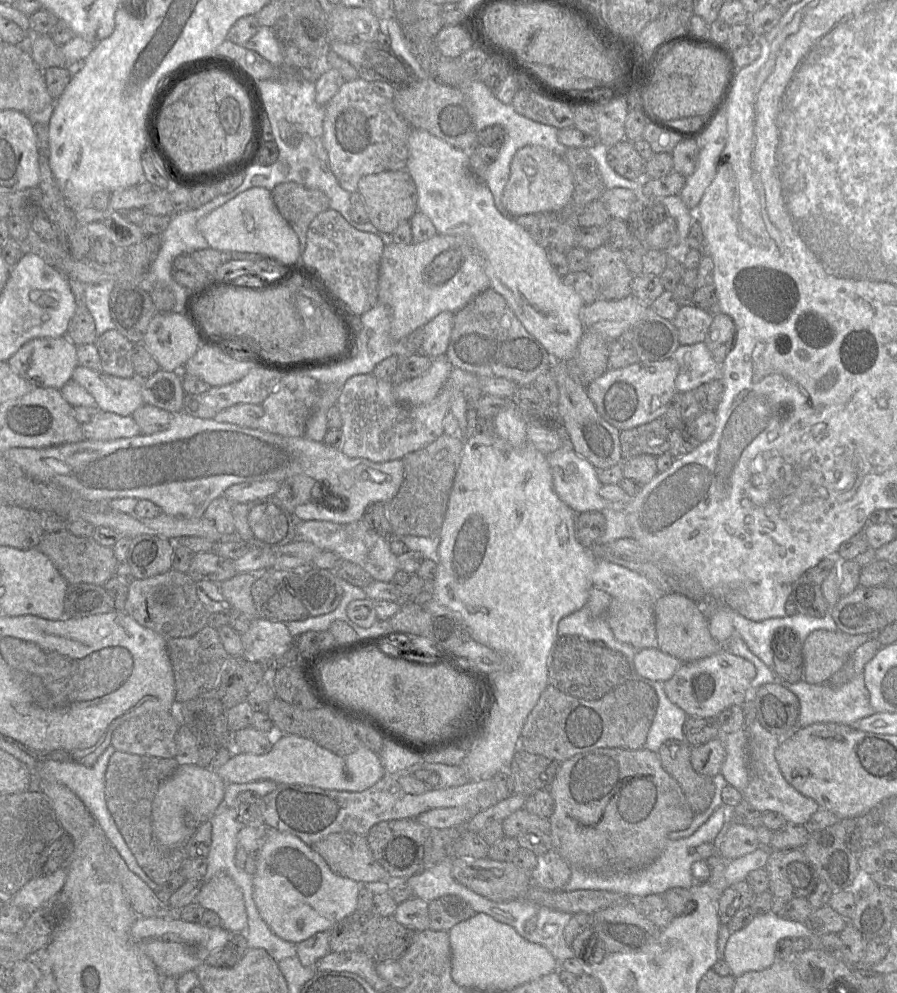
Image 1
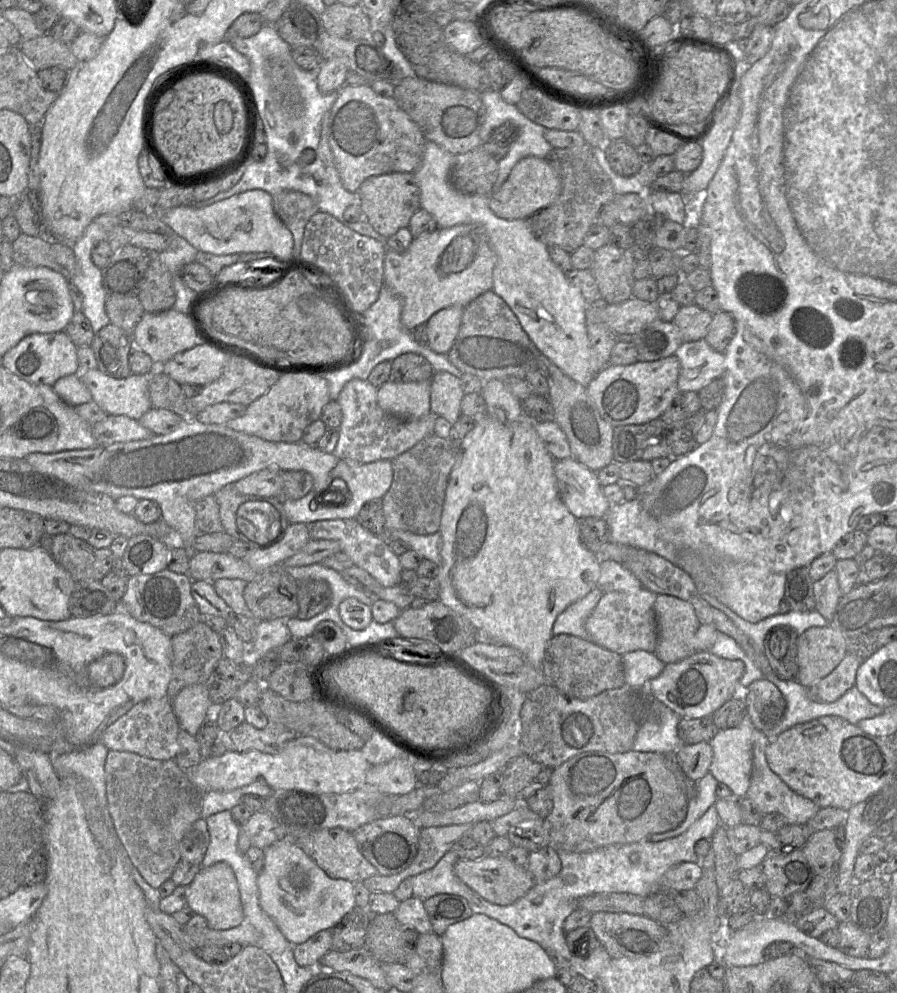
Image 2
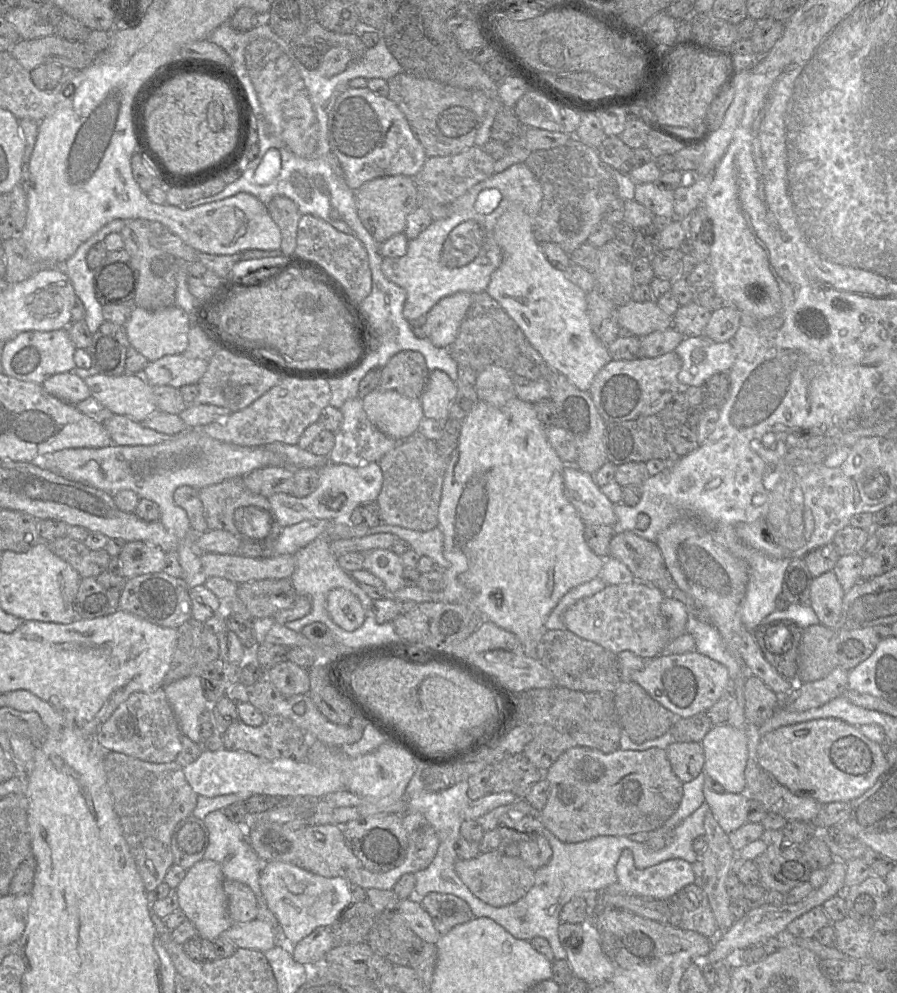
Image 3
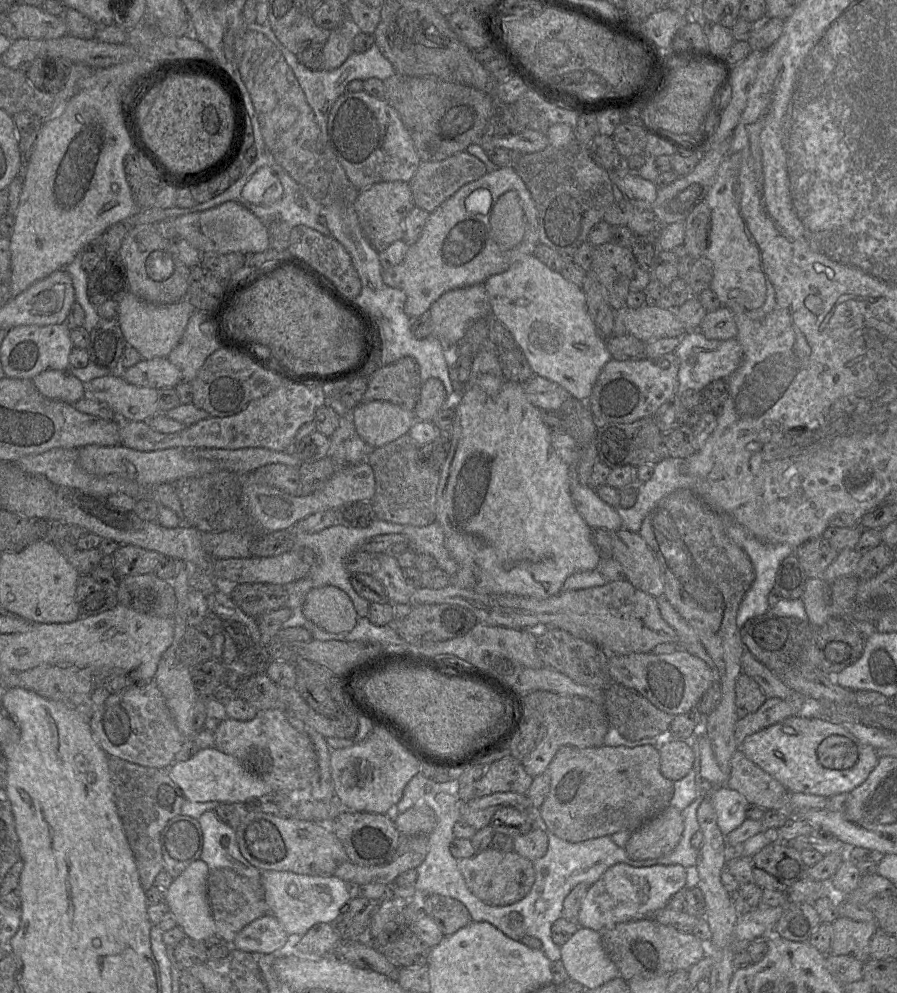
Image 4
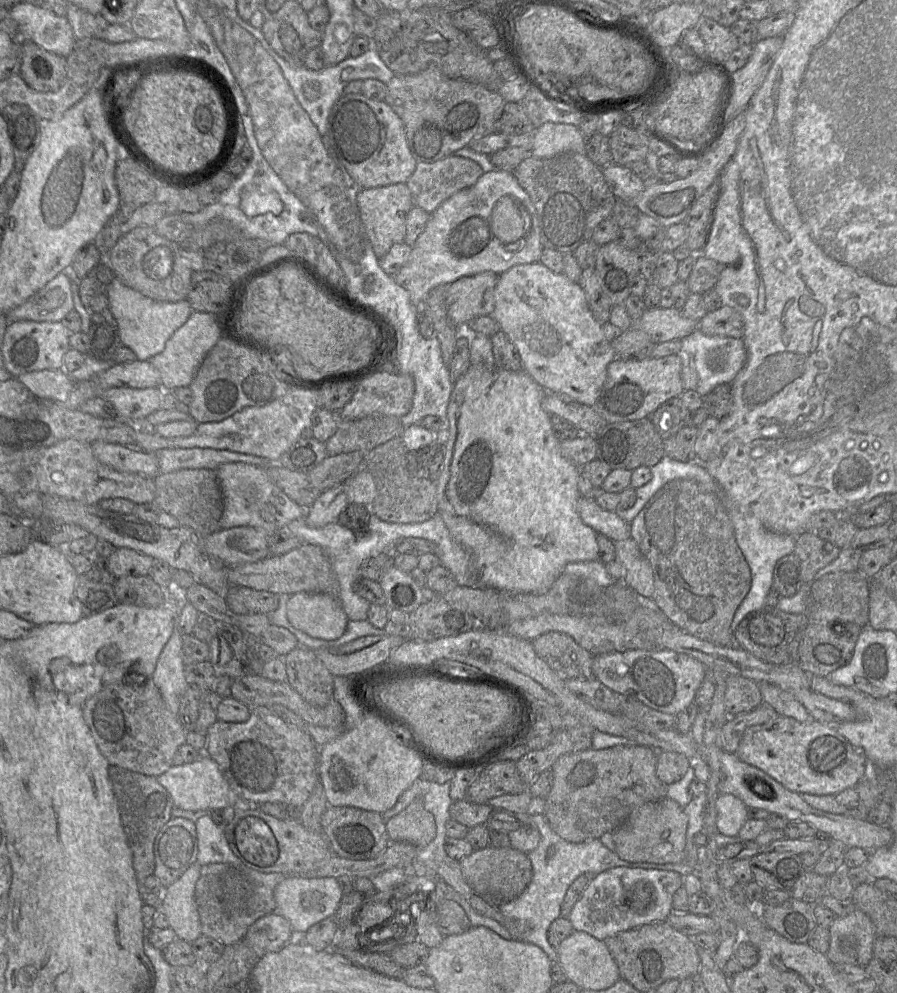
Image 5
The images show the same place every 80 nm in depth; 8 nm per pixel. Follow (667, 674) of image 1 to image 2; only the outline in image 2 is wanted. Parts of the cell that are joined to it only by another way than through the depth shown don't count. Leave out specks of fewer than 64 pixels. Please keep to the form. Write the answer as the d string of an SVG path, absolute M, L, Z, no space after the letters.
M636 650L622 655L625 684L630 687L642 687L657 677L665 668L655 653Z

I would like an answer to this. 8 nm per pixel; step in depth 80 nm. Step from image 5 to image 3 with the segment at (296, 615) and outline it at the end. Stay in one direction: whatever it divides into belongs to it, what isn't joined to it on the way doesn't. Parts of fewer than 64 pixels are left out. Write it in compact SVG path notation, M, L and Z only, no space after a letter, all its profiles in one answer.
M343 588L328 592L326 609L332 621L348 632L361 627L367 616L358 598Z

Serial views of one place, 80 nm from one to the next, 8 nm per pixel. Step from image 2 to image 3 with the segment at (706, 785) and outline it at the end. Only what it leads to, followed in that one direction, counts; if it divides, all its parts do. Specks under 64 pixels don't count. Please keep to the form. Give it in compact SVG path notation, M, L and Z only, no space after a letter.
M701 772L699 776L689 782L683 783L683 796L676 812L665 824L653 831L628 836L638 842L643 842L654 836L667 835L680 824L685 818L695 812L704 802L703 786L706 774Z

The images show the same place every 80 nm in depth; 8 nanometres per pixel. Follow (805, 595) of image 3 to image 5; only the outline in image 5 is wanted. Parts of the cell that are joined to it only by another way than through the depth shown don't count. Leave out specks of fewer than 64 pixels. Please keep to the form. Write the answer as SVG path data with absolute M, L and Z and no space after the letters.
M795 553L781 558L773 571L773 588L781 597L794 596L804 584L801 564Z

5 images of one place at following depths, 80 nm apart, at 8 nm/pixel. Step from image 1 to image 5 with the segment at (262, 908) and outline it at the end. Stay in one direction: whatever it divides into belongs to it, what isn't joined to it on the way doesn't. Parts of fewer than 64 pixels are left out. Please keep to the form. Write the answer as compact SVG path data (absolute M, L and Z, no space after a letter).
M287 876L274 890L276 912L286 918L296 935L303 935L317 922L334 916L343 897L341 887L336 878L306 878Z

